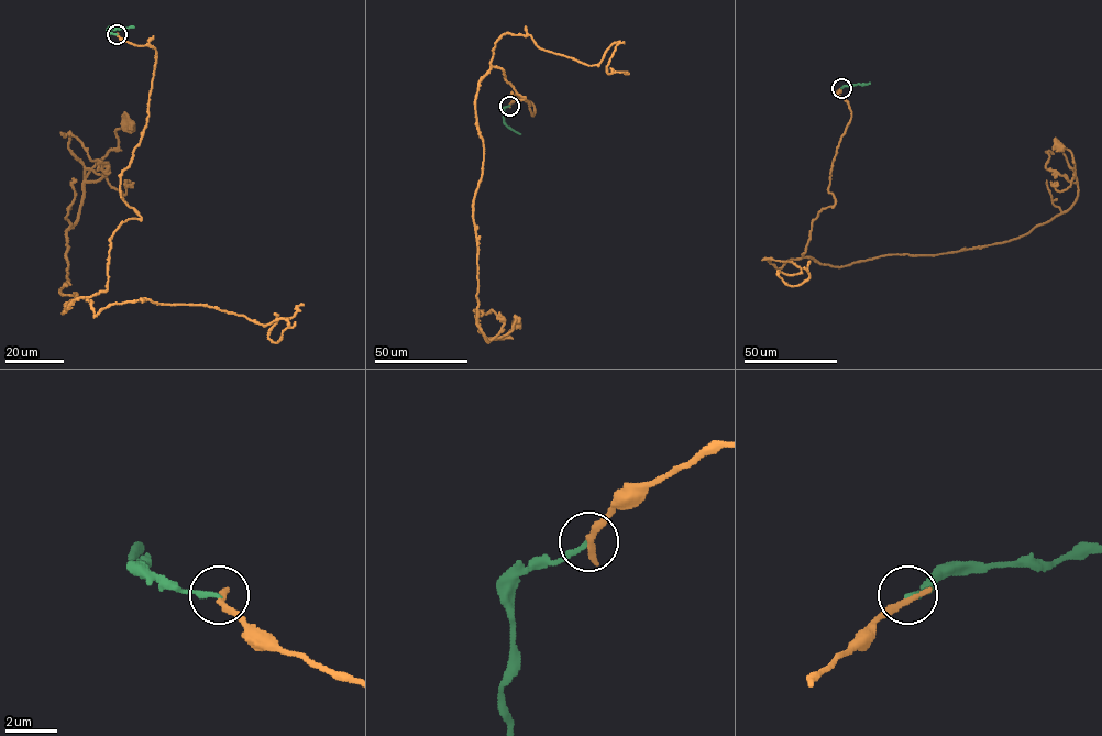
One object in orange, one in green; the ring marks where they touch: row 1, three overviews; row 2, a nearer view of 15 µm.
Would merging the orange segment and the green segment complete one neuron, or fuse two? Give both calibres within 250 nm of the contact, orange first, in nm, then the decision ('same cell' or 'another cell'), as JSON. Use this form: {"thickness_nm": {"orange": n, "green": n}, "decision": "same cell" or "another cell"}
{"thickness_nm": {"orange": 320, "green": 200}, "decision": "another cell"}

